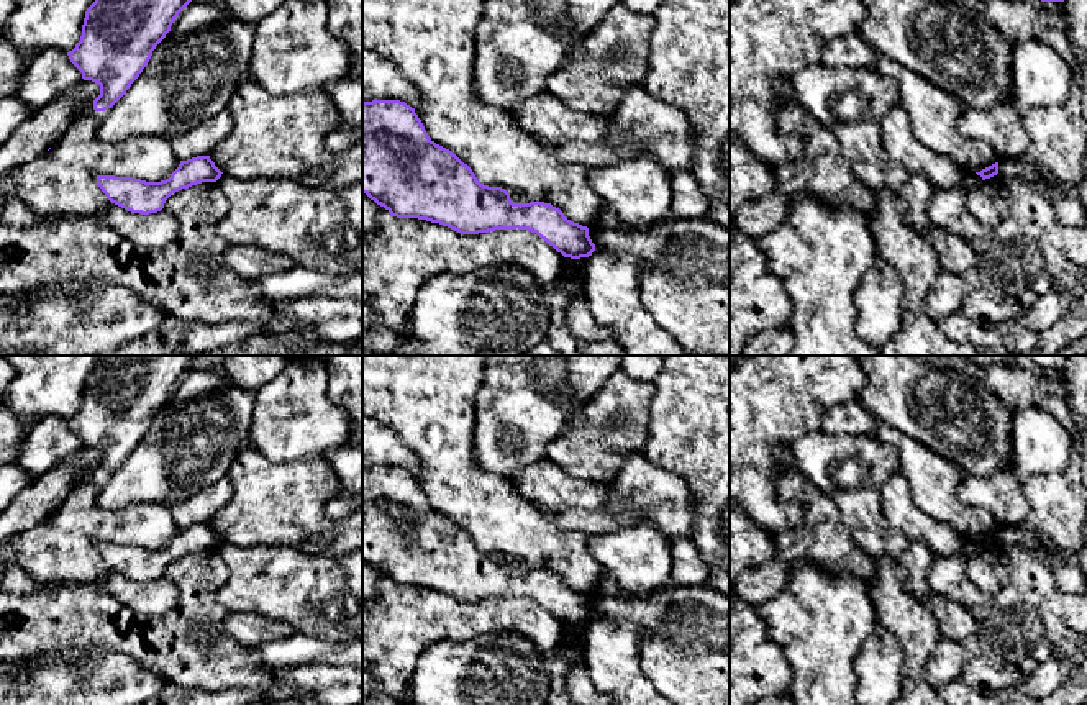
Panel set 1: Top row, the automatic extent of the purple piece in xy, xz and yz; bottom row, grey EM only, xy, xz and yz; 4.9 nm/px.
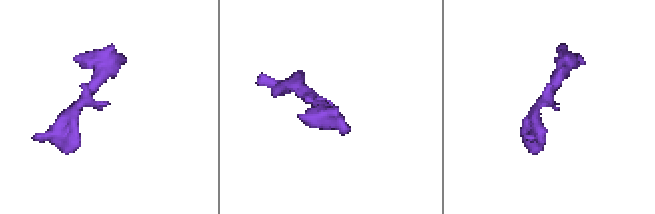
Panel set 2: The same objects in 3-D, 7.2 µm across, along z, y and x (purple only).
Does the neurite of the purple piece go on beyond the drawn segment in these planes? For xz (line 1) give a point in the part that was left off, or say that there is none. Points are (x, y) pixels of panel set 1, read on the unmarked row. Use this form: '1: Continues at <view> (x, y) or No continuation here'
1: No continuation here

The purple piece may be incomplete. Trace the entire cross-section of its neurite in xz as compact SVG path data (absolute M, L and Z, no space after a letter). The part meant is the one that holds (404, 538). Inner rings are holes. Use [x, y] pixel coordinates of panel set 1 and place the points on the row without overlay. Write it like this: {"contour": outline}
{"contour": "M400 467L362 469L362 561L384 574L390 584L439 590L461 602L518 595L536 600L564 625L589 625L595 618L595 612L589 603L589 595L567 587L564 580L551 571L513 571L505 556L480 551L467 531L428 503L415 475Z"}

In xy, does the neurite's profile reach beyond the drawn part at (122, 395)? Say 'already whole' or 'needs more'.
already whole

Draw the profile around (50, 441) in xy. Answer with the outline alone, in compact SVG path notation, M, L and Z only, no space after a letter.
M41 416L31 423L16 464L38 479L80 448L82 439L70 430L67 420Z

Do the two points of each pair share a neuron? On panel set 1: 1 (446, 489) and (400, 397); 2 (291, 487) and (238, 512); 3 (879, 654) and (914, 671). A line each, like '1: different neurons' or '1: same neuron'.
1: same neuron
2: same neuron
3: different neurons

